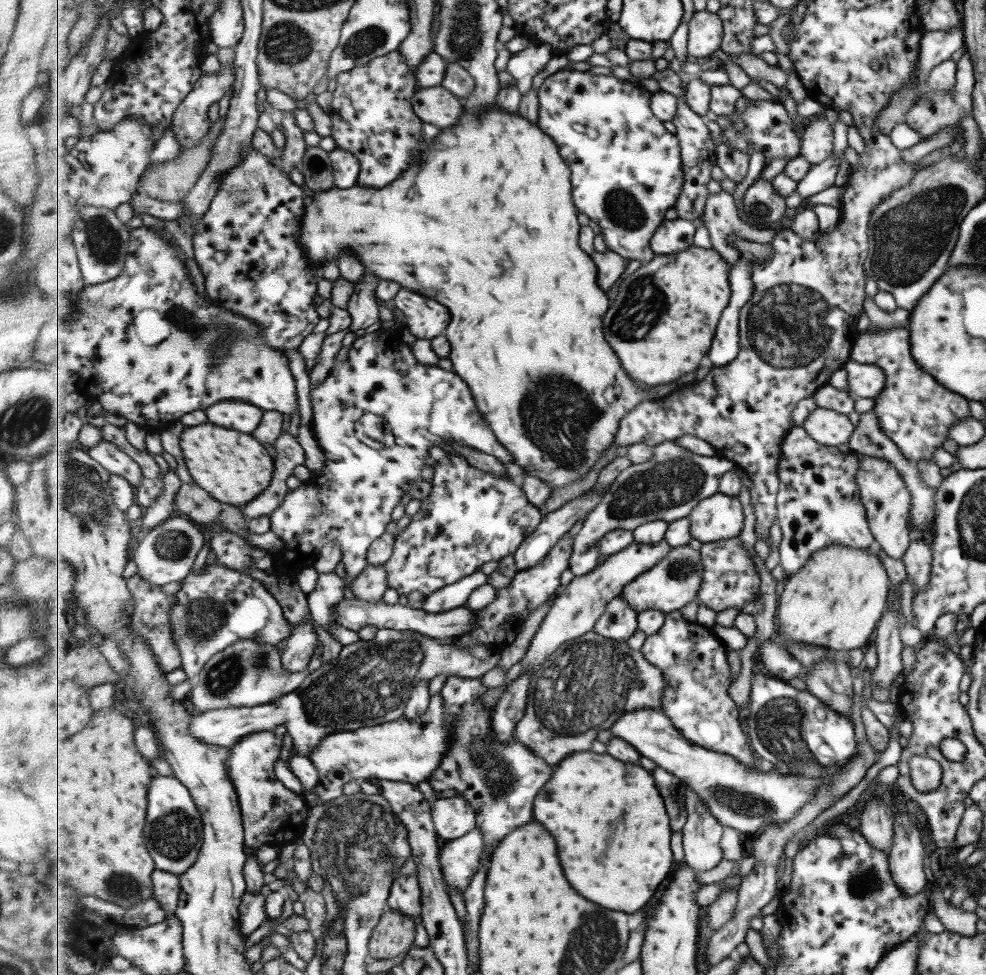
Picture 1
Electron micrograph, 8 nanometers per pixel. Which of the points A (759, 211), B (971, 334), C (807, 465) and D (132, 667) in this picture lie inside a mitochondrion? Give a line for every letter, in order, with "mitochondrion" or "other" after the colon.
A: mitochondrion
B: other
C: other
D: other

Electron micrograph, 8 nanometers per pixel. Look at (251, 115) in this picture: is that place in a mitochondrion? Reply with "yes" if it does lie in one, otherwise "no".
no

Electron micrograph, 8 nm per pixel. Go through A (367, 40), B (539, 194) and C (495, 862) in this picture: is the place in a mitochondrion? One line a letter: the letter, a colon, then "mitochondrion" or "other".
A: mitochondrion
B: other
C: other

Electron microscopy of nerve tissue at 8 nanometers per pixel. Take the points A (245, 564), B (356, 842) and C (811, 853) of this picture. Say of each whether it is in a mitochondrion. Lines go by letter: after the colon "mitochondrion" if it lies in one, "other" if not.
A: other
B: mitochondrion
C: other

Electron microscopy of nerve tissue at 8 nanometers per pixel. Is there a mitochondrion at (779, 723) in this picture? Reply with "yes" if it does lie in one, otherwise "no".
yes

